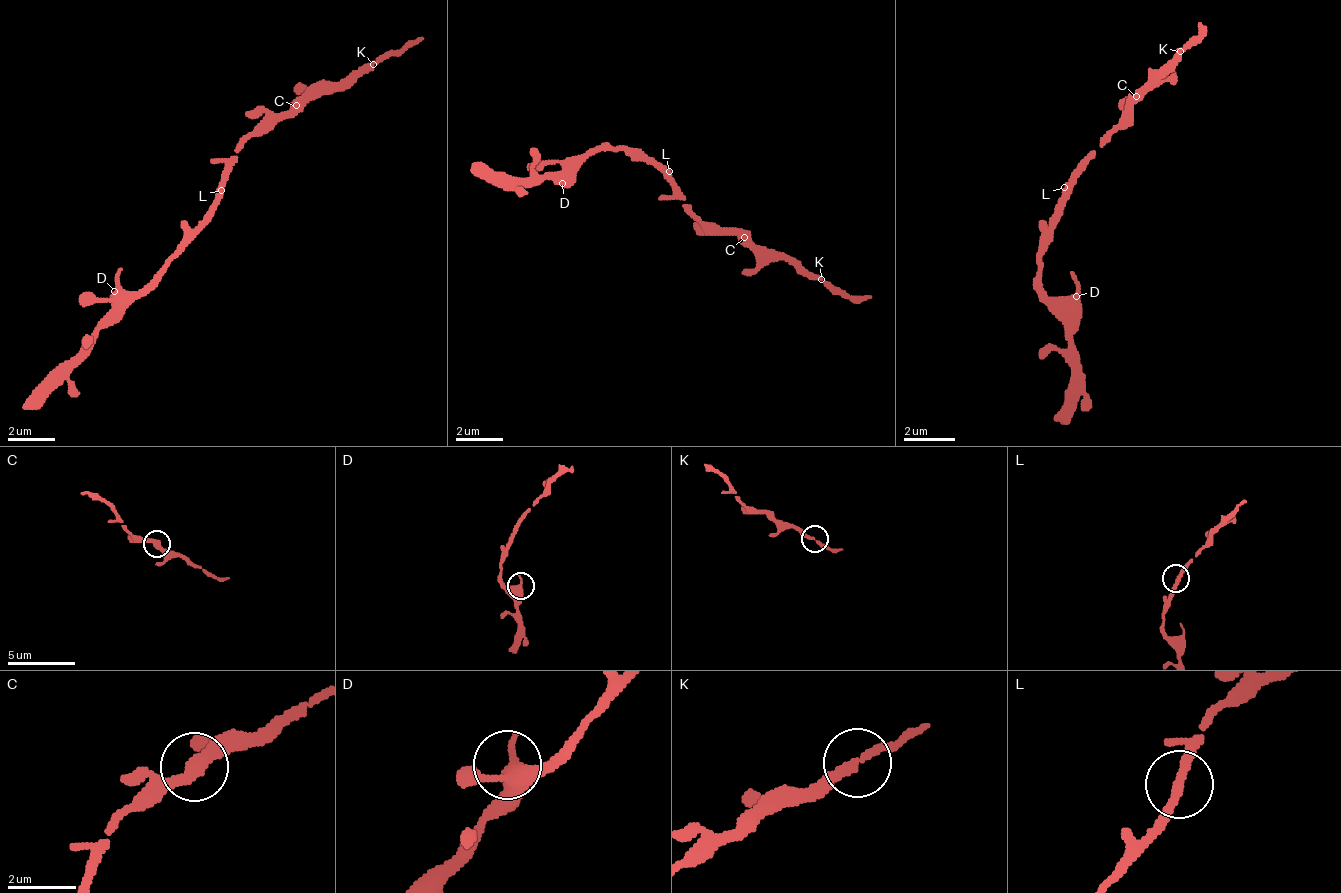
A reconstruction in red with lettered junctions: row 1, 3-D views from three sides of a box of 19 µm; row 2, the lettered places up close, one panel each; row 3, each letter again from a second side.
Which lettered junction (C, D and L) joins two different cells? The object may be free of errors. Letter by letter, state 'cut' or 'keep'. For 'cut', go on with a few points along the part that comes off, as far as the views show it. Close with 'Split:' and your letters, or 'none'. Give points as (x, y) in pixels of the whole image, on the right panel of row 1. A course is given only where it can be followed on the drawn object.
C: keep
D: keep
L: keep
Split: none

